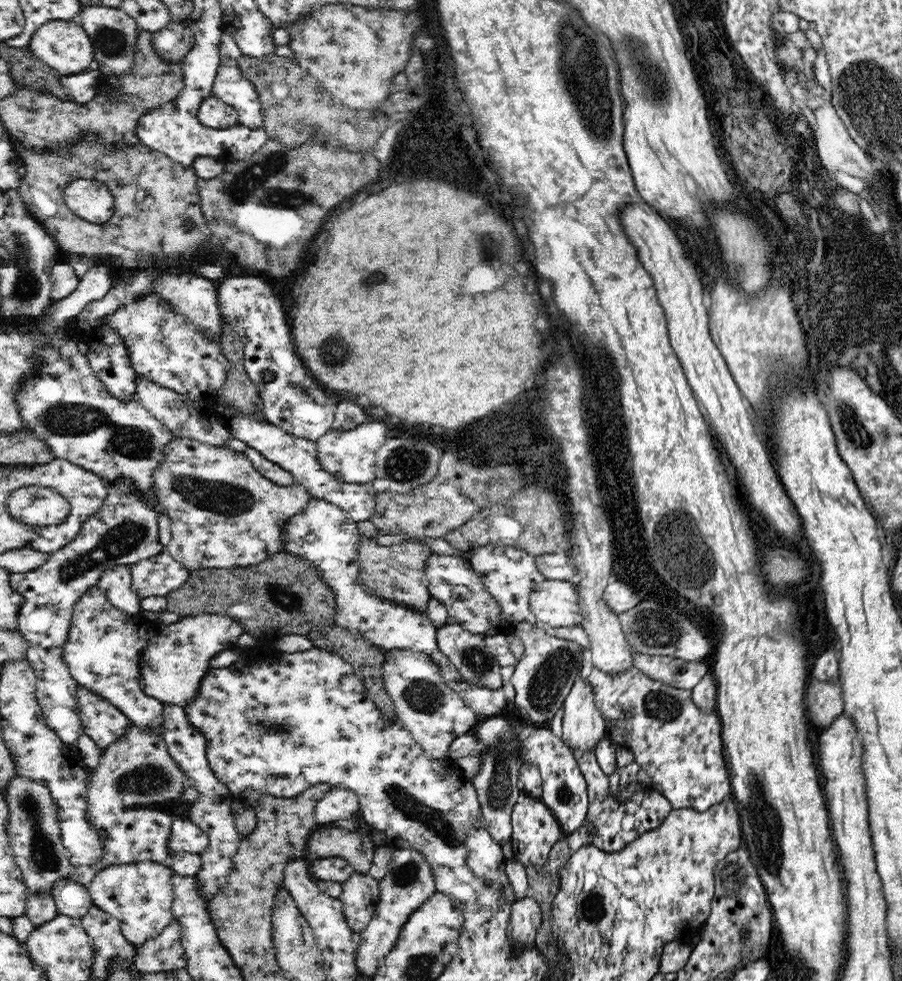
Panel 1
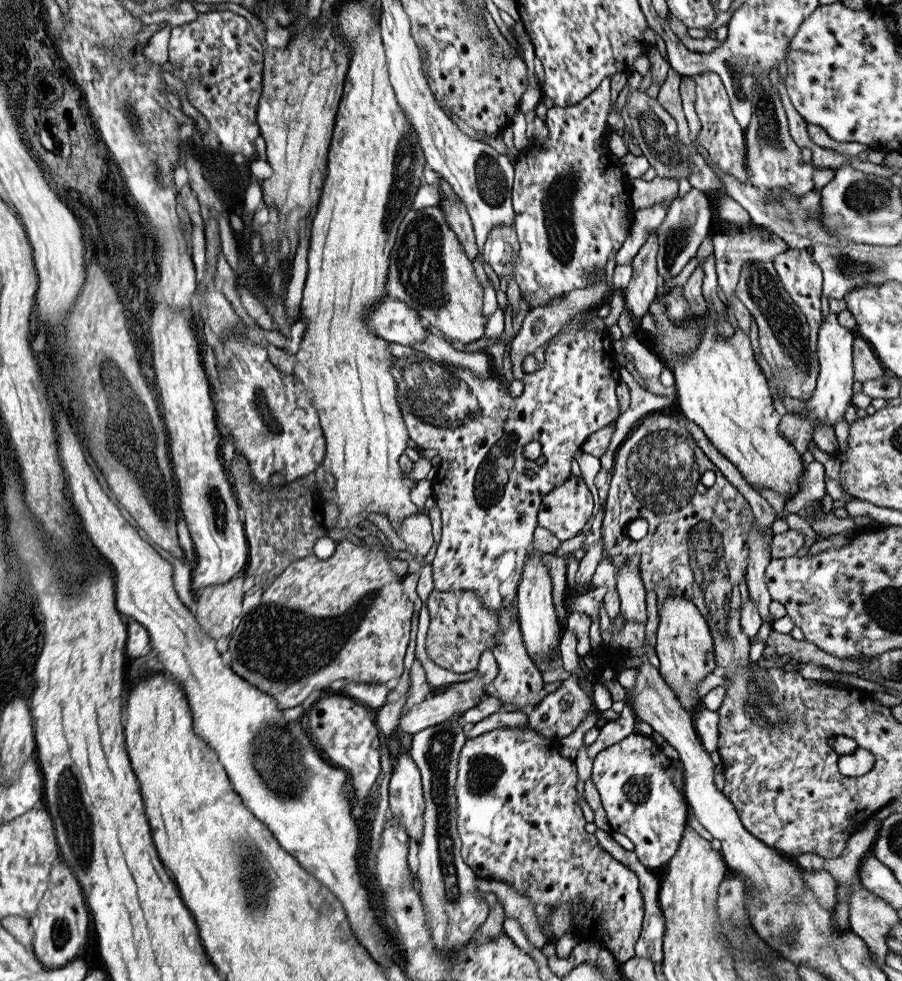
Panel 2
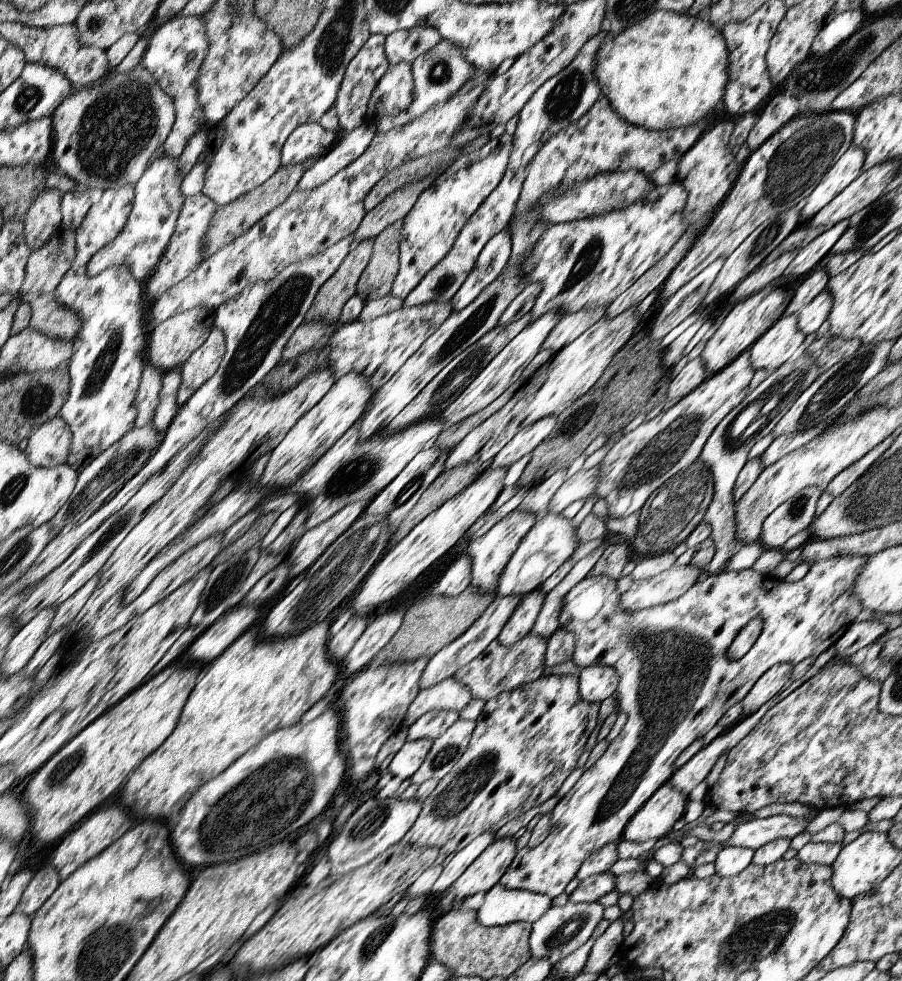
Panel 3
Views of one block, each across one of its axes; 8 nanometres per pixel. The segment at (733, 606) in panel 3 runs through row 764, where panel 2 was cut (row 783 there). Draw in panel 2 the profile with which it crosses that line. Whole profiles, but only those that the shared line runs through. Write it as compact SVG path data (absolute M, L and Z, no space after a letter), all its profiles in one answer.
M629 734L621 742L597 752L589 782L593 784L607 824L633 844L633 854L649 870L667 864L679 850L687 826L689 804L673 786L675 766L649 736Z

